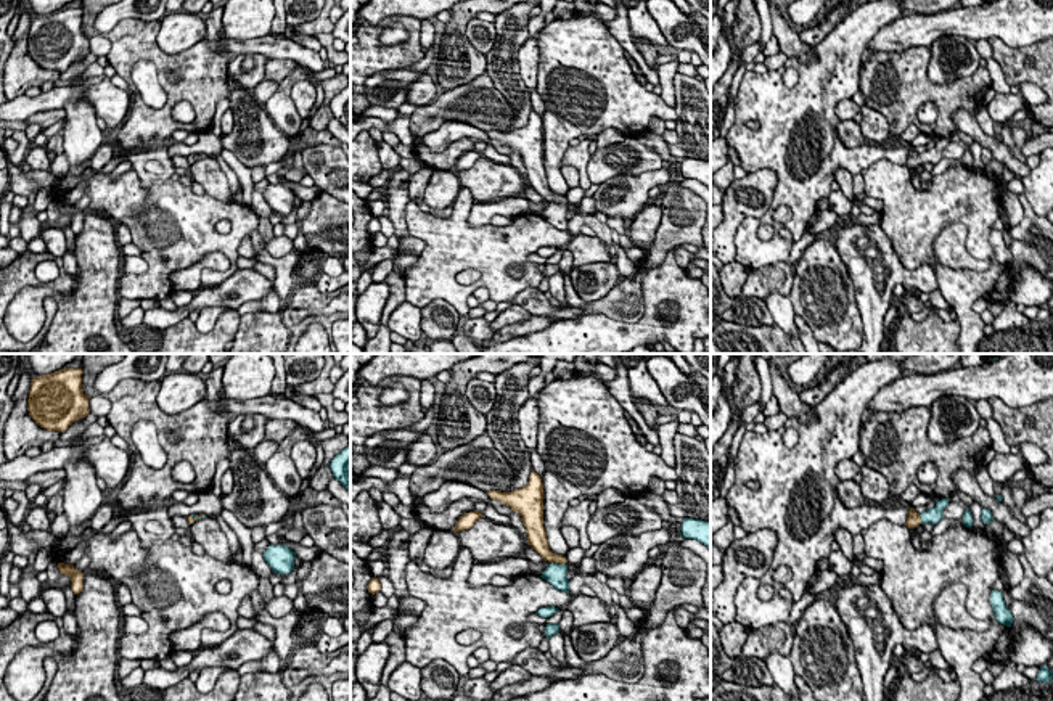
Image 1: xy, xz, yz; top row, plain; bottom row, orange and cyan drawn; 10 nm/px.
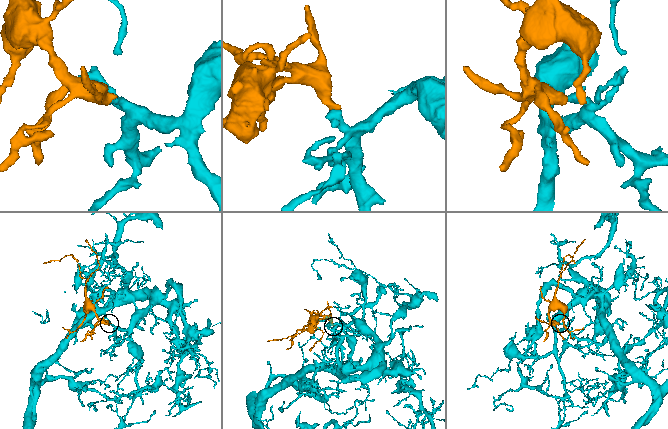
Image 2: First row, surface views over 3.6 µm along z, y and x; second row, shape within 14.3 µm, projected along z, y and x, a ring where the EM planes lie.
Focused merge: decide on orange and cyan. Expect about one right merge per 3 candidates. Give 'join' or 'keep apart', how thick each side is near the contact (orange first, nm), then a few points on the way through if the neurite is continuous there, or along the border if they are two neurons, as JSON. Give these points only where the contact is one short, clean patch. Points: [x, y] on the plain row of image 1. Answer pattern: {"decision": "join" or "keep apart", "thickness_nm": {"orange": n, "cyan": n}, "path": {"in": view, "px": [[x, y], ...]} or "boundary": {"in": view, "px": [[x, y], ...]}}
{"decision": "join", "thickness_nm": {"orange": 160, "cyan": 200}}

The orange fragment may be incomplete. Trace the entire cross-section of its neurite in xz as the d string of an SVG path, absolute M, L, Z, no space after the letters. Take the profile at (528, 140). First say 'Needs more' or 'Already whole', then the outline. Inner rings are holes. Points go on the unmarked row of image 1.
Needs more. M532 109L529 122L516 130L502 132L489 130L492 140L498 140L516 151L527 172L527 183L545 199L548 207L542 212L542 219L550 222L556 230L569 233L569 219L566 217L567 199L550 190L547 172L543 167L543 122L542 117Z

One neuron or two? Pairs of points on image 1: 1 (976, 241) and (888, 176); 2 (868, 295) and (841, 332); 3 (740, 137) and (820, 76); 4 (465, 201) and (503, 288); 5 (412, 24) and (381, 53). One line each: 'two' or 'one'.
1: one
2: two
3: one
4: one
5: one

